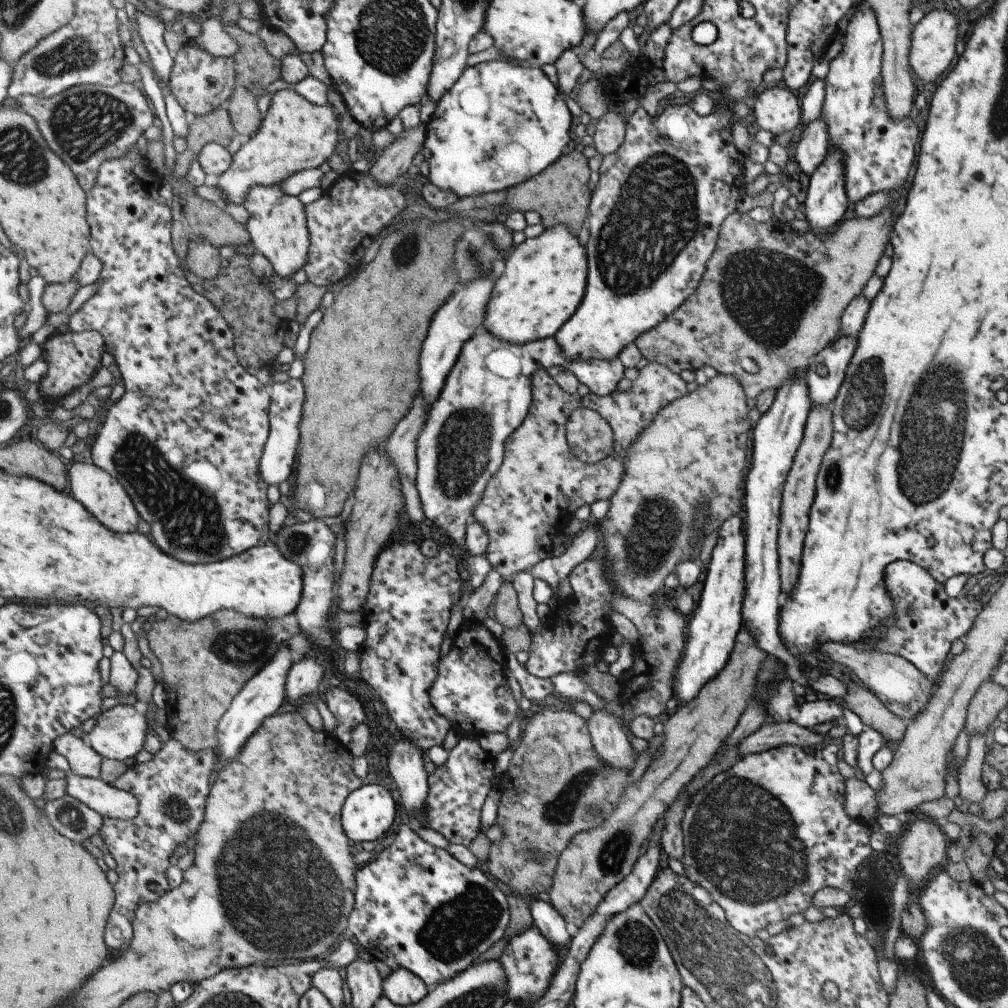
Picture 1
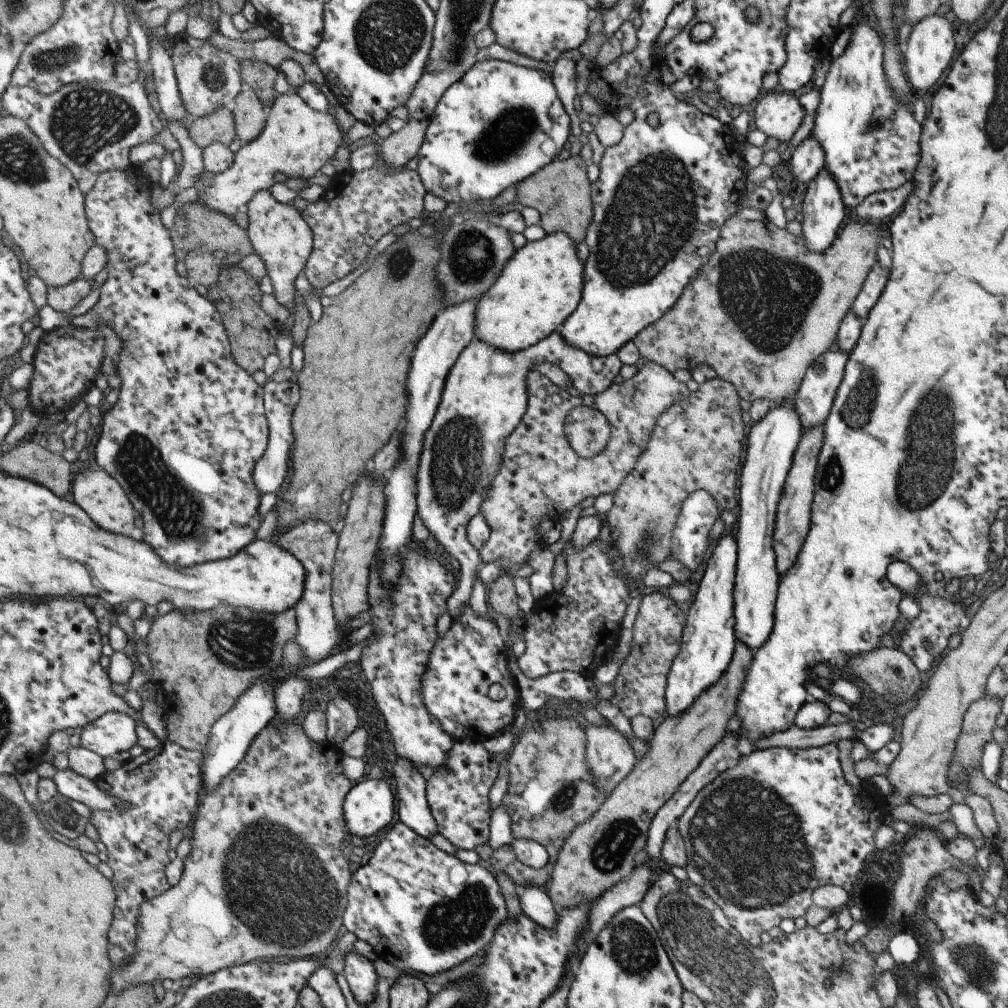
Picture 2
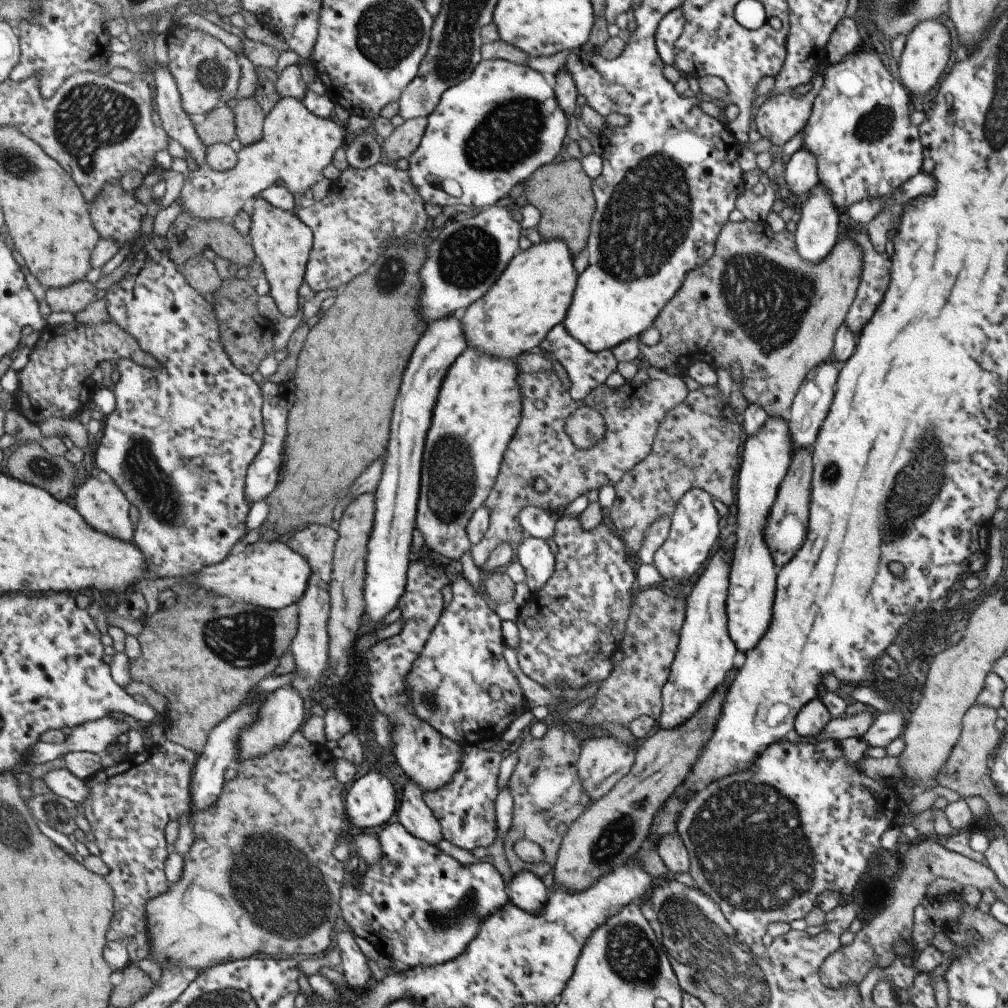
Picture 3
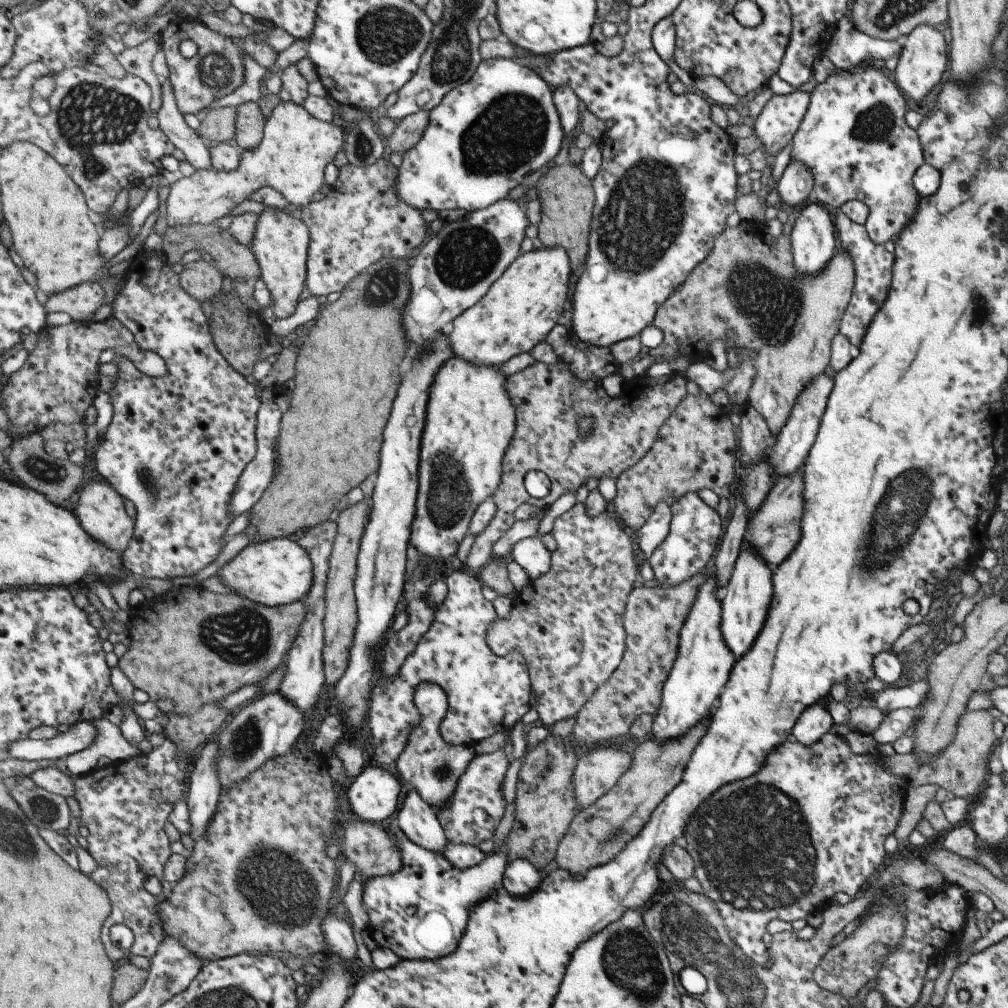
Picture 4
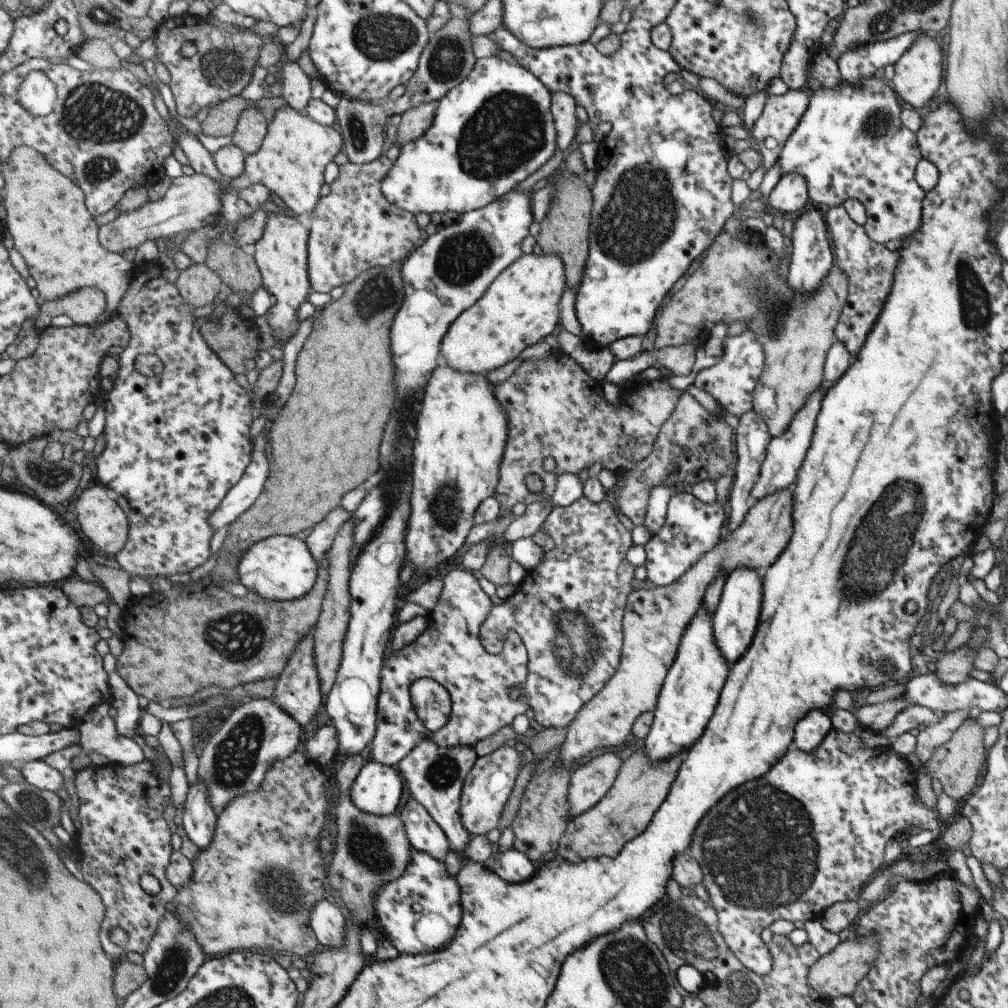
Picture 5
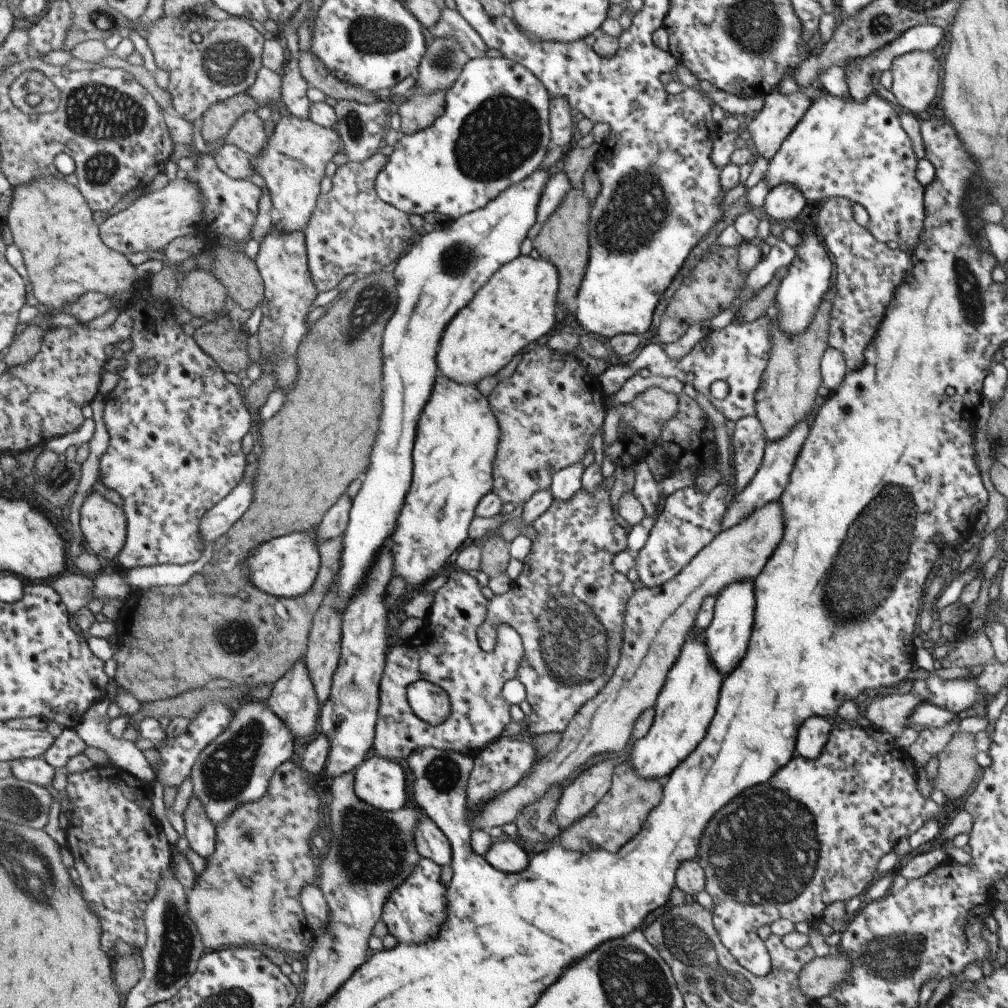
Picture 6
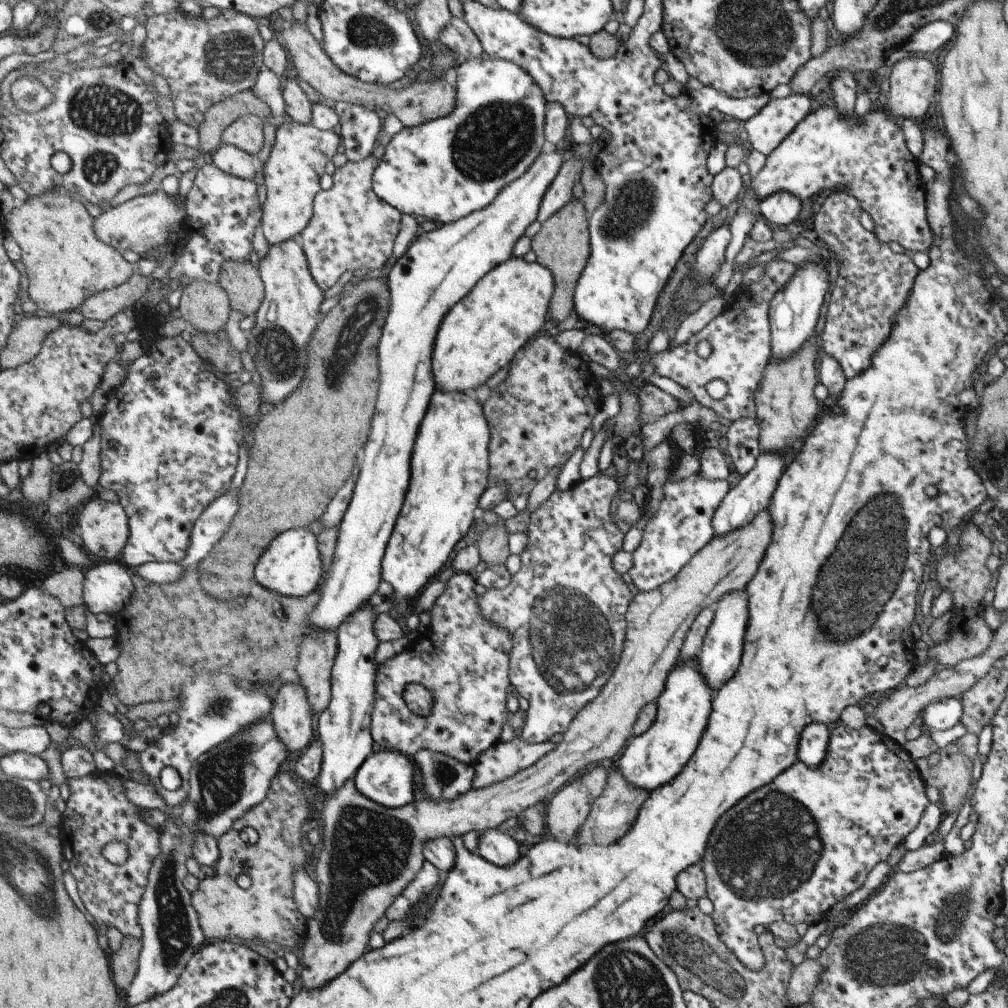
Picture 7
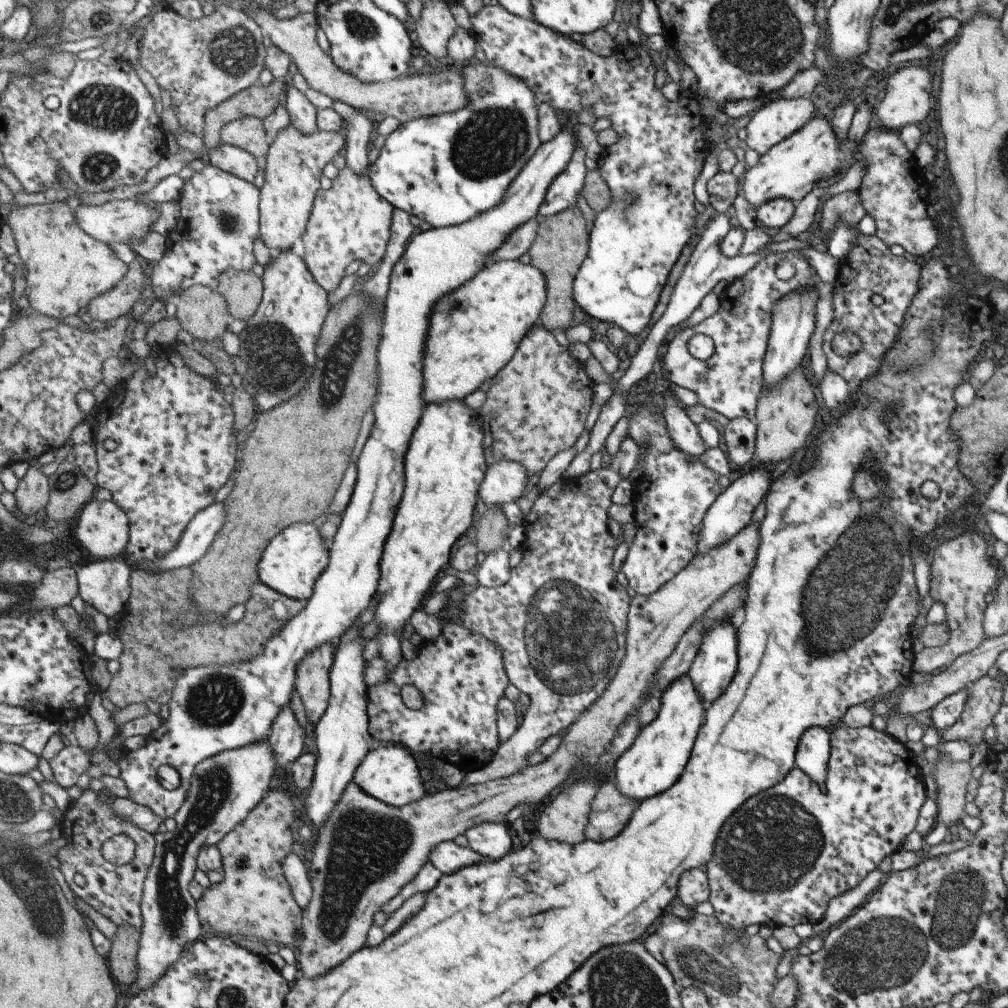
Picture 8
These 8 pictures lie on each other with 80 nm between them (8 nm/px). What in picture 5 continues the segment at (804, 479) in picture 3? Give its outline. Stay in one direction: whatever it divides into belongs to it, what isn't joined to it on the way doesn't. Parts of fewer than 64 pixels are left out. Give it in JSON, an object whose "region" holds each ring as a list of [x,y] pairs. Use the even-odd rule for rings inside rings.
{"region":[[[790,488],[777,490],[773,494],[763,496],[761,500],[752,503],[752,506],[745,512],[743,522],[733,530],[727,532],[722,540],[719,540],[709,552],[699,556],[697,562],[691,564],[678,580],[671,582],[663,587],[639,588],[630,593],[629,603],[625,604],[622,617],[622,644],[620,651],[620,660],[615,673],[605,682],[602,691],[590,699],[582,709],[574,723],[567,729],[566,739],[562,744],[559,756],[559,762],[563,762],[565,768],[573,771],[573,763],[583,760],[583,756],[591,754],[597,748],[613,748],[625,744],[627,736],[631,733],[634,721],[645,712],[653,713],[657,696],[659,695],[663,680],[667,675],[667,670],[671,667],[677,654],[679,640],[689,624],[701,608],[701,602],[706,592],[707,586],[711,580],[715,580],[721,572],[725,572],[725,578],[737,568],[755,568],[759,574],[769,568],[783,548],[787,546],[791,538],[791,491]]]}

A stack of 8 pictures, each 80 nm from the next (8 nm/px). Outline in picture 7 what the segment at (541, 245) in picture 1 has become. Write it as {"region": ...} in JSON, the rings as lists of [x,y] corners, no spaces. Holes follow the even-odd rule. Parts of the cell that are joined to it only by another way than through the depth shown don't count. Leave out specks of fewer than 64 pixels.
{"region":[[[514,256],[486,274],[470,295],[451,309],[438,332],[433,359],[437,388],[472,393],[501,368],[512,364],[515,355],[539,330],[543,330],[547,318],[551,318],[550,304],[555,287],[554,272],[547,265],[537,260],[527,262],[523,257]]]}

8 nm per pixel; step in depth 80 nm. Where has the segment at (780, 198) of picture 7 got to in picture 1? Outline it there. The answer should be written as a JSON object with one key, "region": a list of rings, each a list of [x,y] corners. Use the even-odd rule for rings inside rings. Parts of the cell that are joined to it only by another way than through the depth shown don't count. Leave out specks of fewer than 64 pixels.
{"region":[[[821,117],[808,122],[795,146],[795,162],[799,171],[810,174],[818,167],[828,151],[827,125]]]}

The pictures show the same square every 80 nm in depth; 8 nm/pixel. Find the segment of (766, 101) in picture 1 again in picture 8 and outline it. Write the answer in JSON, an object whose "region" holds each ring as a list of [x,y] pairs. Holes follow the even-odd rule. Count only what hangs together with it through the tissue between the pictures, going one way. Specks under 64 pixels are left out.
{"region":[[[808,97],[773,99],[761,105],[744,126],[745,142],[762,155],[774,144],[792,135],[813,116],[813,105]]]}

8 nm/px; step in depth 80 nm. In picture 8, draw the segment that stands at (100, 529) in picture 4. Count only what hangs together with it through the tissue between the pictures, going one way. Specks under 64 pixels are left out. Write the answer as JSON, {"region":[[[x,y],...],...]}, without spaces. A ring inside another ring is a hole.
{"region":[[[94,498],[80,512],[75,535],[99,561],[121,558],[130,543],[130,517],[115,501]]]}

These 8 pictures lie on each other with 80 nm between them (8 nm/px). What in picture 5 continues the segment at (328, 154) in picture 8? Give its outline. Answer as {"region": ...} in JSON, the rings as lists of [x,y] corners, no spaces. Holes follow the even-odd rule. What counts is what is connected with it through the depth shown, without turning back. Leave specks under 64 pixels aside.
{"region":[[[291,105],[281,107],[269,123],[268,133],[262,147],[246,158],[246,169],[241,176],[227,177],[227,186],[243,190],[252,182],[267,185],[286,206],[297,215],[313,211],[322,199],[321,190],[325,184],[325,168],[345,150],[342,133],[332,125],[321,124],[308,112],[296,111]]]}

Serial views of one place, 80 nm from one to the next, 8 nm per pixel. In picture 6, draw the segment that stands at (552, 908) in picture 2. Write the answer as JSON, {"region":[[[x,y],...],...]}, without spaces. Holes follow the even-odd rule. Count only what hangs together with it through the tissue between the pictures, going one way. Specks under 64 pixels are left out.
{"region":[[[502,837],[495,839],[491,850],[486,854],[496,869],[512,875],[523,872],[529,866],[529,854],[517,839]]]}

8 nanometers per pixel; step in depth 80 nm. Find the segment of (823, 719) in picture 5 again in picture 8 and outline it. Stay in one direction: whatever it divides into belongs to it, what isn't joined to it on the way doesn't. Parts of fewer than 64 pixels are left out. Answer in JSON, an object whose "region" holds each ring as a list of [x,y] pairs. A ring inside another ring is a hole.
{"region":[[[815,725],[807,728],[799,738],[795,754],[794,766],[819,784],[826,775],[828,765],[828,735],[823,727]]]}

